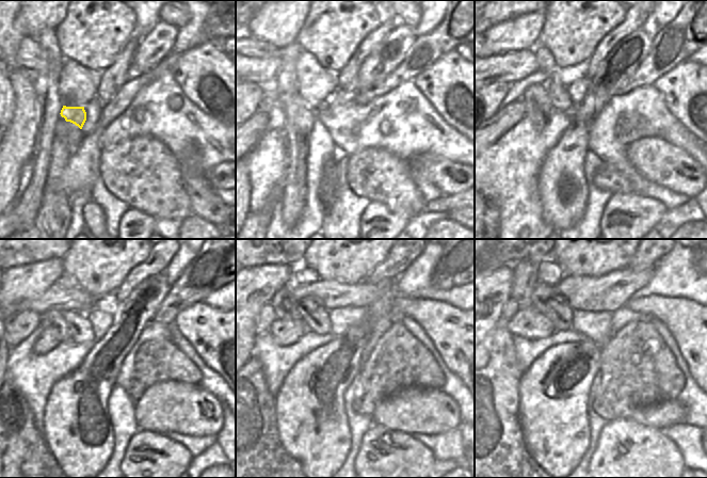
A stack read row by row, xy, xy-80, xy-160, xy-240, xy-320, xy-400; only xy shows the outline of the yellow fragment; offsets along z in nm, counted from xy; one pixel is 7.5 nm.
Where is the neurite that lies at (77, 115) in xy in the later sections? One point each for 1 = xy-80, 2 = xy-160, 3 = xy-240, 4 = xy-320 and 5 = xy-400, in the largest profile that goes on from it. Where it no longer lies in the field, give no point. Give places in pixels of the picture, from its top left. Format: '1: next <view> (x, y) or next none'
1: next xy-80 (322, 106)
2: next xy-160 (558, 95)
3: next xy-240 (80, 330)
4: next xy-320 (316, 316)
5: next xy-400 (545, 298)

